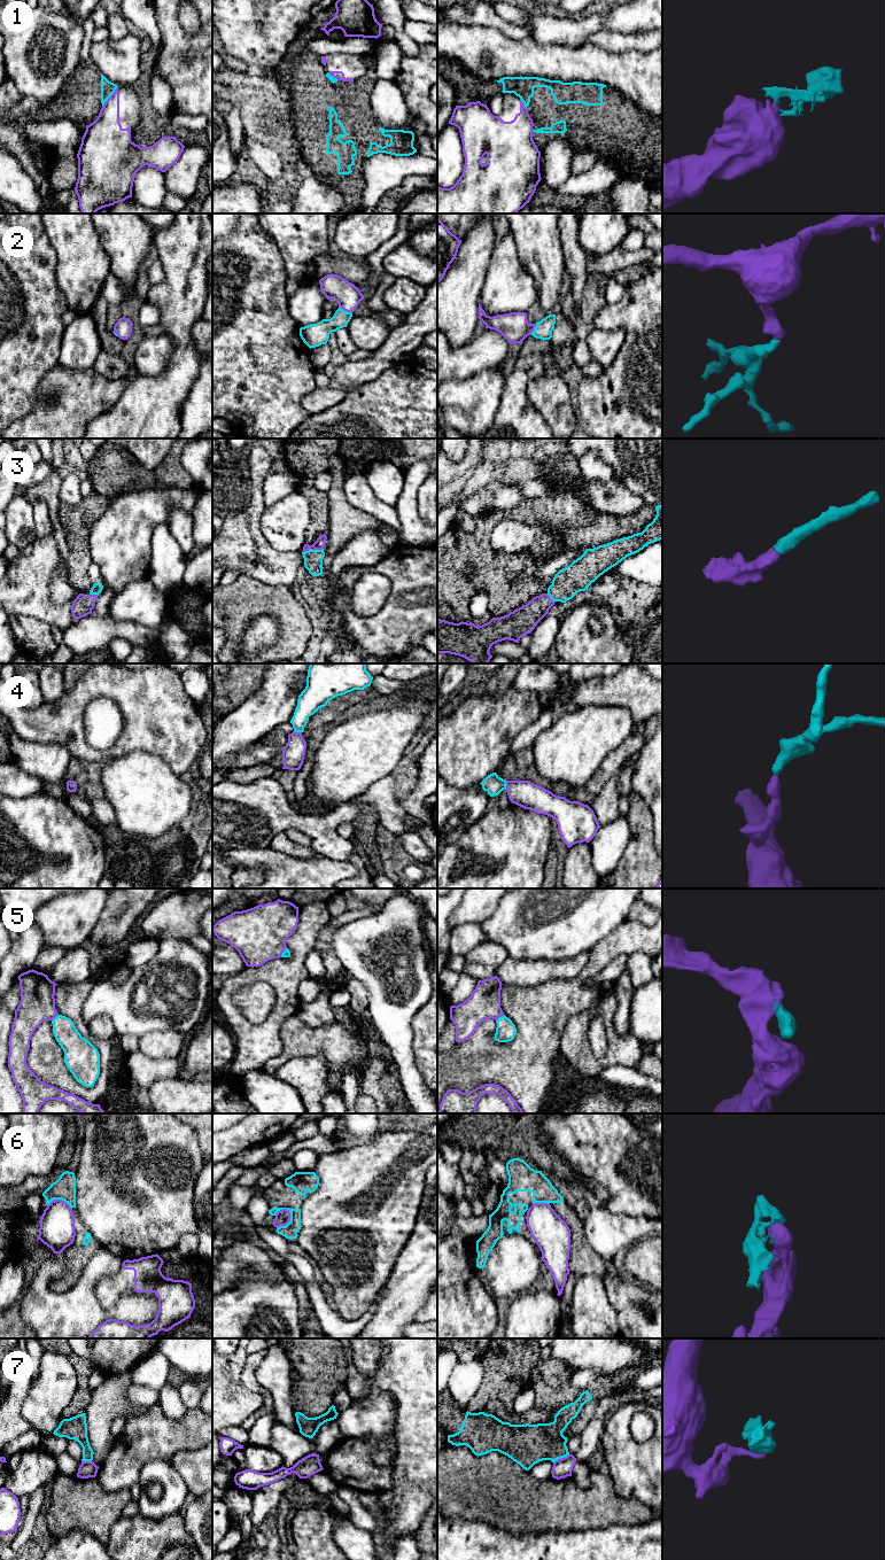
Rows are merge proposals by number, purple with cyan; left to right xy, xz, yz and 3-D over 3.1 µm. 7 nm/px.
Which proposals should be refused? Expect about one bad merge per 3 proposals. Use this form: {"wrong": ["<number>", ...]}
{"wrong": ["1", "6", "7"]}

